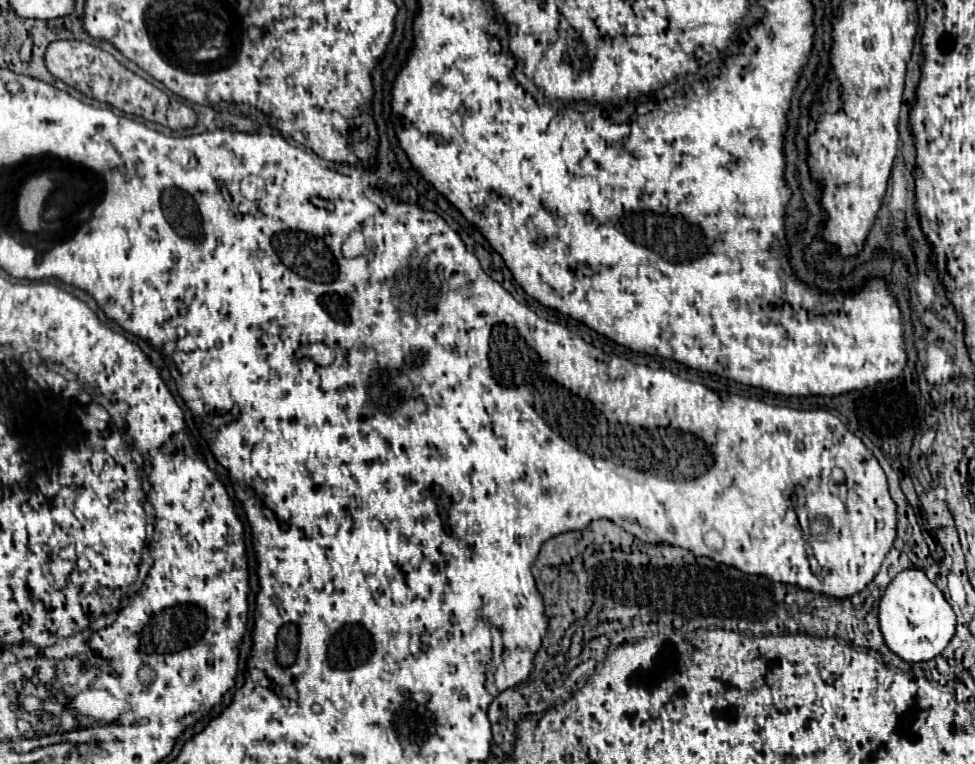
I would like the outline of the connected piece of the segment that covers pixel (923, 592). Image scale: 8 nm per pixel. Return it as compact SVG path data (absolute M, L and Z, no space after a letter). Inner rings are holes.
M910 568L900 572L886 588L886 594L880 600L880 630L882 636L892 652L896 652L902 660L920 662L920 660L932 660L938 656L944 648L944 644L950 642L954 636L954 628L938 628L938 612L940 608L950 606L942 594L942 590L928 580L928 576L918 570Z

